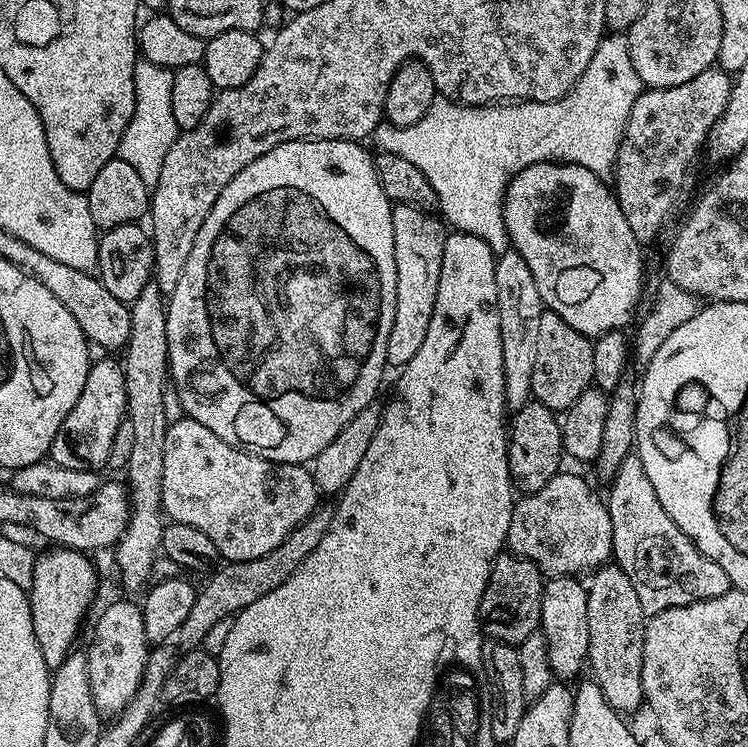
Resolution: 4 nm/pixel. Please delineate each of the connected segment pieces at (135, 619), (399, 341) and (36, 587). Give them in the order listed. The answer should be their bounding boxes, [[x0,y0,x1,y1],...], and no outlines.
[[86,600,150,718],[386,204,446,370],[28,547,96,670]]

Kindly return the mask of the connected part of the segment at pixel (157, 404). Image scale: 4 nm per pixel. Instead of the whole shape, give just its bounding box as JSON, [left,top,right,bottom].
[114,282,170,589]

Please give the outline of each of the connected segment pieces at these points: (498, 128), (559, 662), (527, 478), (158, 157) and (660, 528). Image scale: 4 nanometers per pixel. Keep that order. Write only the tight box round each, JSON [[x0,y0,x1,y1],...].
[[370,34,642,257],[539,576,590,682],[508,398,565,494],[116,58,178,190],[606,455,732,617]]

